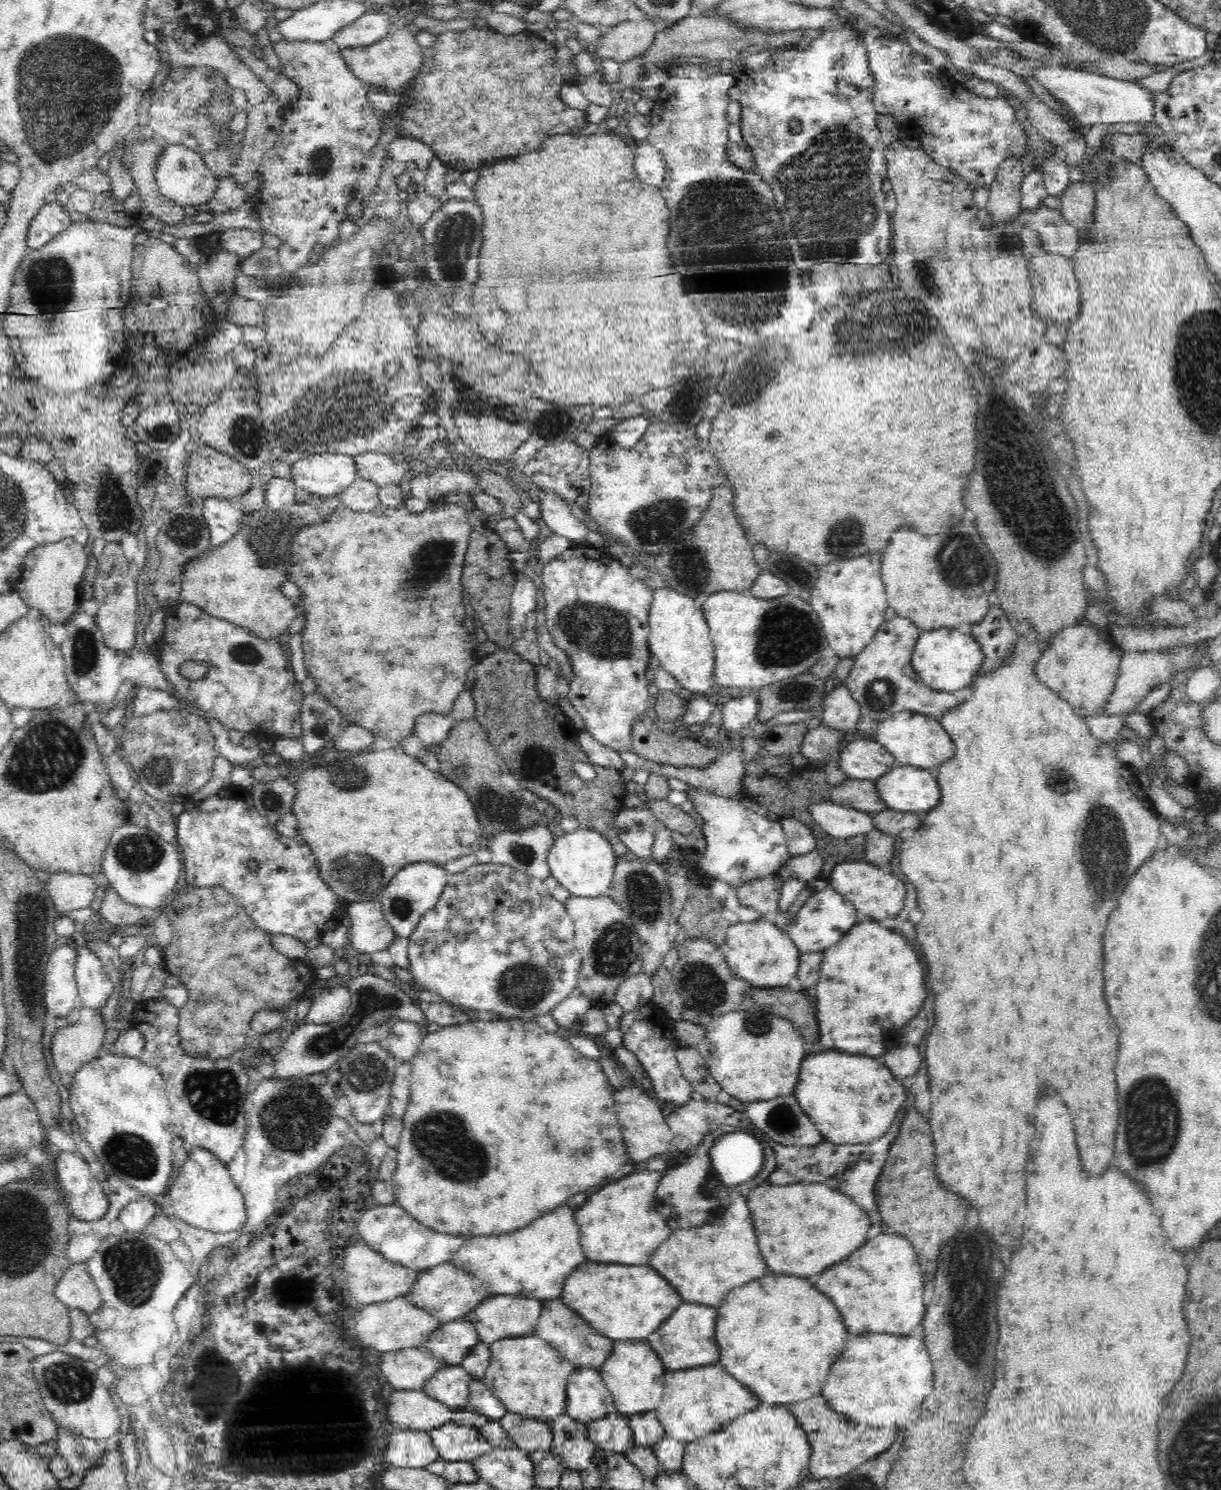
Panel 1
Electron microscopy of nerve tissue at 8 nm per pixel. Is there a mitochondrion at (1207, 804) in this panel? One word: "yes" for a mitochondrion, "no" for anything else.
no

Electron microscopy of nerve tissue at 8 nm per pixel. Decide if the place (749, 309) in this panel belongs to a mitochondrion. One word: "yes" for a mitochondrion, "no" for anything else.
yes

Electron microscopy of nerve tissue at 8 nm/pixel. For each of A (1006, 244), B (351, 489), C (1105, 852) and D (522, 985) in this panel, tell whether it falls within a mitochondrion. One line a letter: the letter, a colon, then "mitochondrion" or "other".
A: other
B: other
C: mitochondrion
D: mitochondrion

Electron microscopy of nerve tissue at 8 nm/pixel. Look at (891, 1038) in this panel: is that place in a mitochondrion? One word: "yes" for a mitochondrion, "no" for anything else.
no

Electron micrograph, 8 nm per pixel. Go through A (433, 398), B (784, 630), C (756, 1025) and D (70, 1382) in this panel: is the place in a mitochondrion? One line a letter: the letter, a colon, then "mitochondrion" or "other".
A: other
B: mitochondrion
C: mitochondrion
D: mitochondrion

